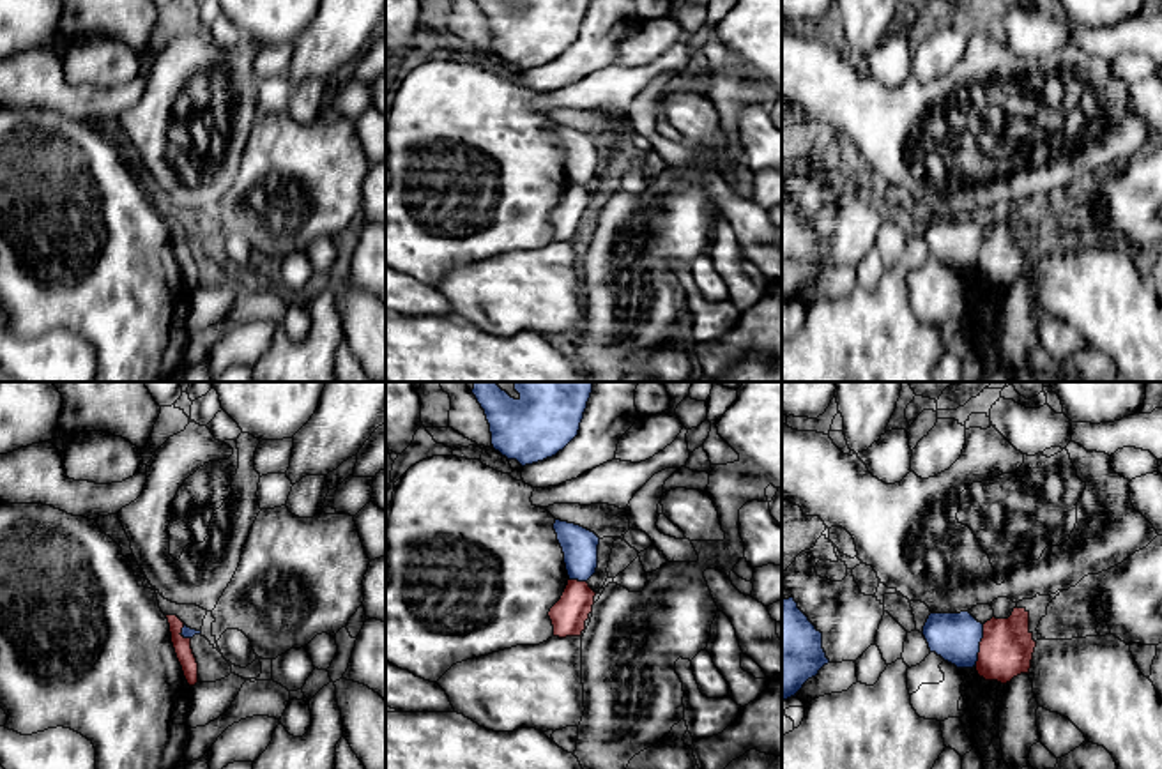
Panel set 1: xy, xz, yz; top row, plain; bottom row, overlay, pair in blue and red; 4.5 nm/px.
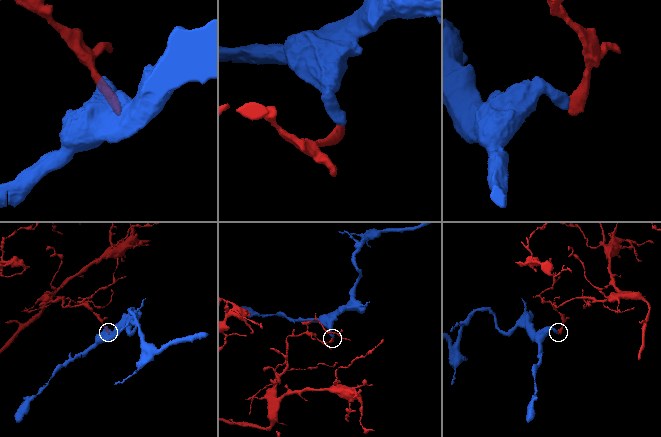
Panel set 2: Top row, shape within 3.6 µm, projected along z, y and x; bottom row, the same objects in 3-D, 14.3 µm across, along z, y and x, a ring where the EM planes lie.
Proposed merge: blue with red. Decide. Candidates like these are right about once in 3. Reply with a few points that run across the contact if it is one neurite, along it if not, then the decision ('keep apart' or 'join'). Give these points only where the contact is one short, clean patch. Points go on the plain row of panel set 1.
yz (984, 228), (975, 269) | keep apart

